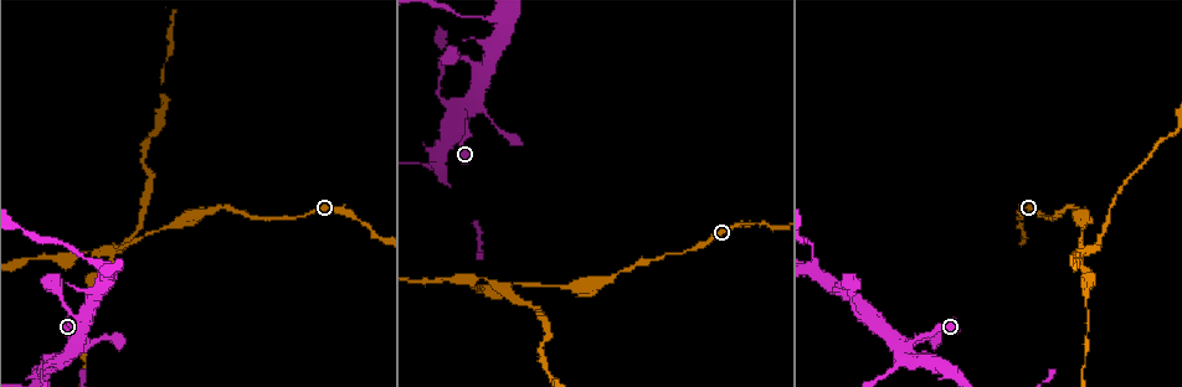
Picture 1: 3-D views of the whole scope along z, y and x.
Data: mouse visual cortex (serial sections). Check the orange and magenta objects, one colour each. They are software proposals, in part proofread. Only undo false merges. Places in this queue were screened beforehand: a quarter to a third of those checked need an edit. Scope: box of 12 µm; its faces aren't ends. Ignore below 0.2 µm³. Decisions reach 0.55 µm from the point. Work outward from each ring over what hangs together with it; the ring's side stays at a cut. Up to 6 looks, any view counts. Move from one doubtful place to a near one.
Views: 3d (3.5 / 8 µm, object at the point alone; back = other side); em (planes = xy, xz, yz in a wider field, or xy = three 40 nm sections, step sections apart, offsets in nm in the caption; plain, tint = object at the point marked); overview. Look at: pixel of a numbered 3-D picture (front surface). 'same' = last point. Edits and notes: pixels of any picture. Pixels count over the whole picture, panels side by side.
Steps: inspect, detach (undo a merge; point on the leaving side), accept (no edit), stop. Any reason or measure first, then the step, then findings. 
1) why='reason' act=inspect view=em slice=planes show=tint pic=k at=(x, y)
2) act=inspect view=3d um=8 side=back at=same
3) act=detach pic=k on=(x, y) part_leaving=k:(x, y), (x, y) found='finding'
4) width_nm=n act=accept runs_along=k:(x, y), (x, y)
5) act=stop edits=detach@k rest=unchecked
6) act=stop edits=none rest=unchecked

why='a narrow waist' act=inspect view=3d um=3.5 pic=1 at=(758, 224)

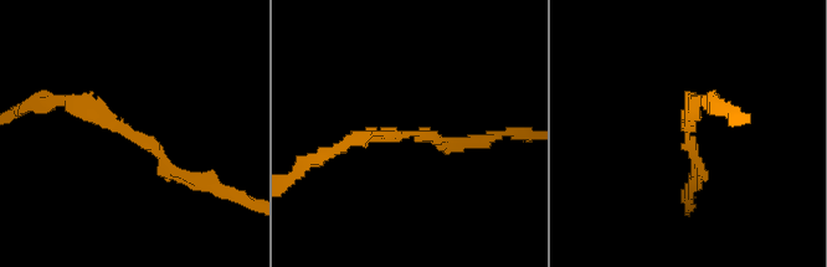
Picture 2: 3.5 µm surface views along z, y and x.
arm_widths_nm=150,150 act=inspect view=em slice=planes show=tint pic=2 at=(132, 136)

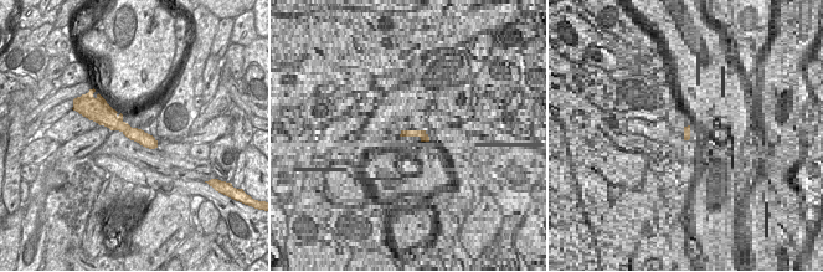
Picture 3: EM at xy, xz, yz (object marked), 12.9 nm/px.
act=accept runs_along=2:(61, 99), (198, 180) found='one cell here'

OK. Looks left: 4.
why='abrupt turn' act=inspect view=3d um=3.5 pic=1 at=(1080, 250)

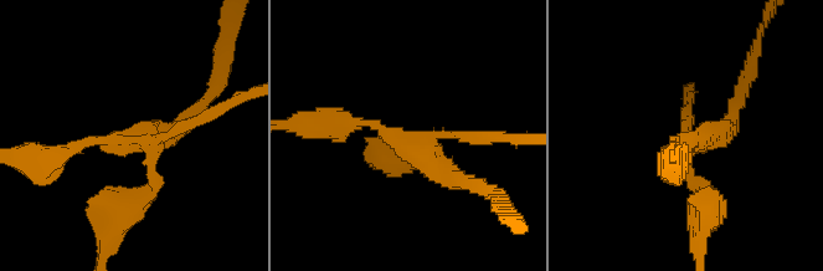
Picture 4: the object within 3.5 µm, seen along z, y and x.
arms=4 arm_widths_nm=150,150,200,250 act=inspect view=em slice=planes show=tint pic=4 at=(428, 140)

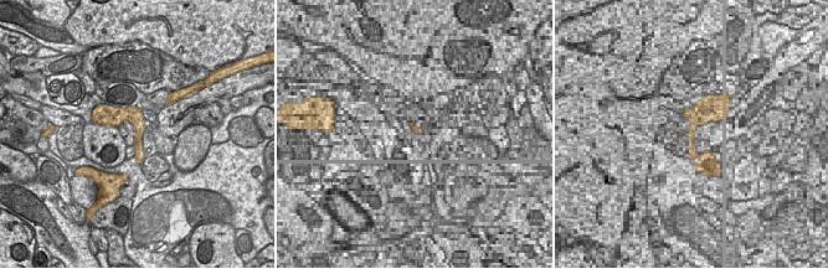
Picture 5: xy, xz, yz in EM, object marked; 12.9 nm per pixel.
act=detach pic=4 on=(109, 189) part_leaving=4:(425, 141), (498, 198) found='two cells meet here'

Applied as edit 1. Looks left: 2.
act=stop edits=detach@4 rest=unchecked

